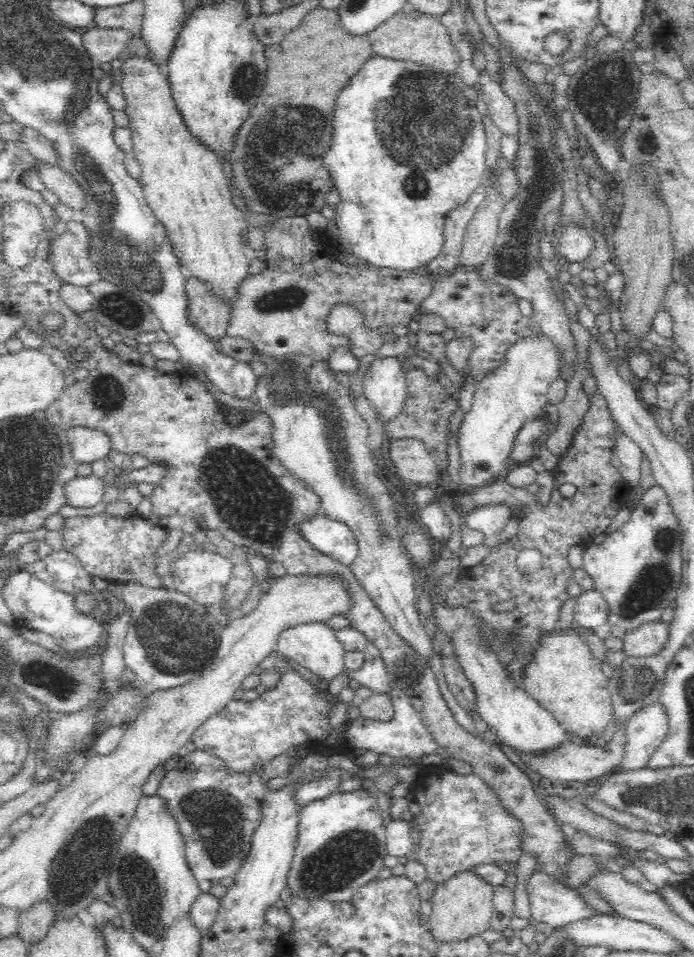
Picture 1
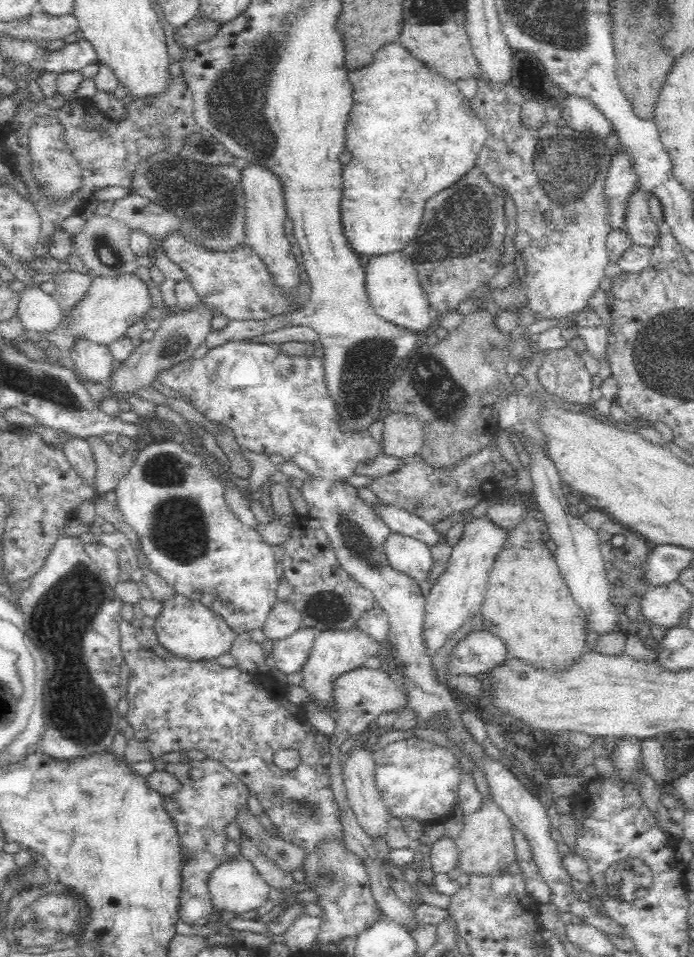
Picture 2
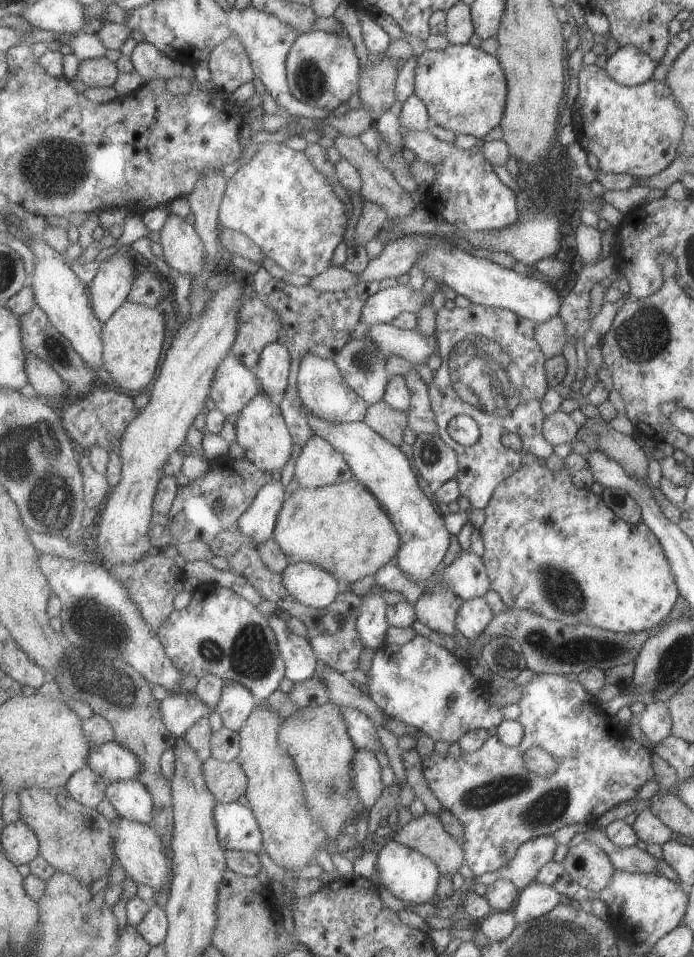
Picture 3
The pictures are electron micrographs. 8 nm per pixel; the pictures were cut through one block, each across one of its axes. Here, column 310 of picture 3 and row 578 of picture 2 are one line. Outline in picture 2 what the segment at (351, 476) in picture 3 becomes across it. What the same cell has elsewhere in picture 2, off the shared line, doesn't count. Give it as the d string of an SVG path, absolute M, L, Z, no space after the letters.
M488 515L464 523L462 536L458 544L453 546L447 570L426 600L423 634L430 655L434 655L442 648L447 637L452 636L474 614L481 612L489 574L493 570L498 554L510 538L513 528L494 523Z

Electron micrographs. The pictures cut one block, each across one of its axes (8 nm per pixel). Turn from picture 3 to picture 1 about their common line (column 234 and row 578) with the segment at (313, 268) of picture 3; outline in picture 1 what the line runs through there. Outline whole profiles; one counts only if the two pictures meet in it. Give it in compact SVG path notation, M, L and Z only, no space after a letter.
M196 545L194 550L174 560L172 586L205 607L219 605L222 590L228 584L232 570L233 565L228 559Z

